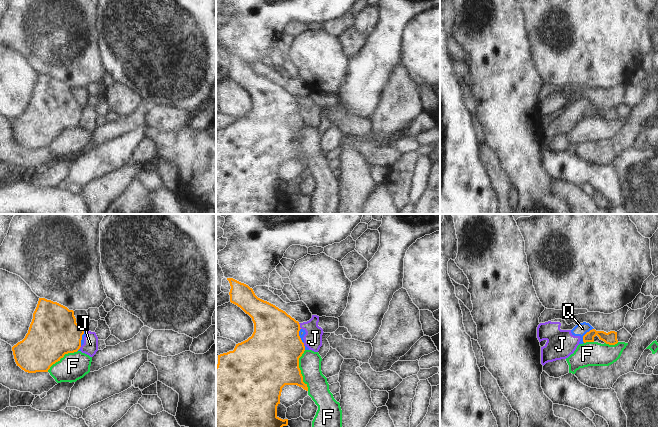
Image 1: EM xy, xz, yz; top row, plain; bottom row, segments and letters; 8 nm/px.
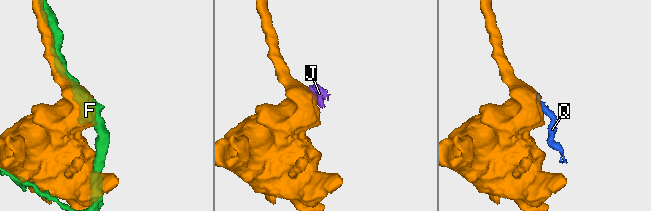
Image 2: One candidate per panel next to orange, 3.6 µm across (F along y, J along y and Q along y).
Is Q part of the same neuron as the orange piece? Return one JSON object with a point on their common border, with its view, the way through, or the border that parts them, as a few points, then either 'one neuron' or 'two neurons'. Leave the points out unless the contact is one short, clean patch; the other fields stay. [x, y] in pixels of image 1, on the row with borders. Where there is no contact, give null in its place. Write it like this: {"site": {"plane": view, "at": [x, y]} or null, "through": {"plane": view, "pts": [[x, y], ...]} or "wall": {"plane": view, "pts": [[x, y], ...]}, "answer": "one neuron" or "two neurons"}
{"site": {"plane": "yz", "at": [585, 334]}, "wall": {"plane": "yz", "pts": [[593, 328], [583, 336], [583, 342]]}, "answer": "two neurons"}

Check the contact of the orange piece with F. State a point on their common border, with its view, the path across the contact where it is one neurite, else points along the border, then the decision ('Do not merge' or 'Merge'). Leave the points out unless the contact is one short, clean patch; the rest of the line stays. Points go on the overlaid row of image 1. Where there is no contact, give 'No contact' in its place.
Touches orange at xz (300, 370). Do not merge

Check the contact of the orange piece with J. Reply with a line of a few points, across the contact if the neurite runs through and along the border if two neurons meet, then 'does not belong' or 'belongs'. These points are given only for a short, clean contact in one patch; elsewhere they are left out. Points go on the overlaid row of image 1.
line xz (298, 323), (301, 328); does not belong

